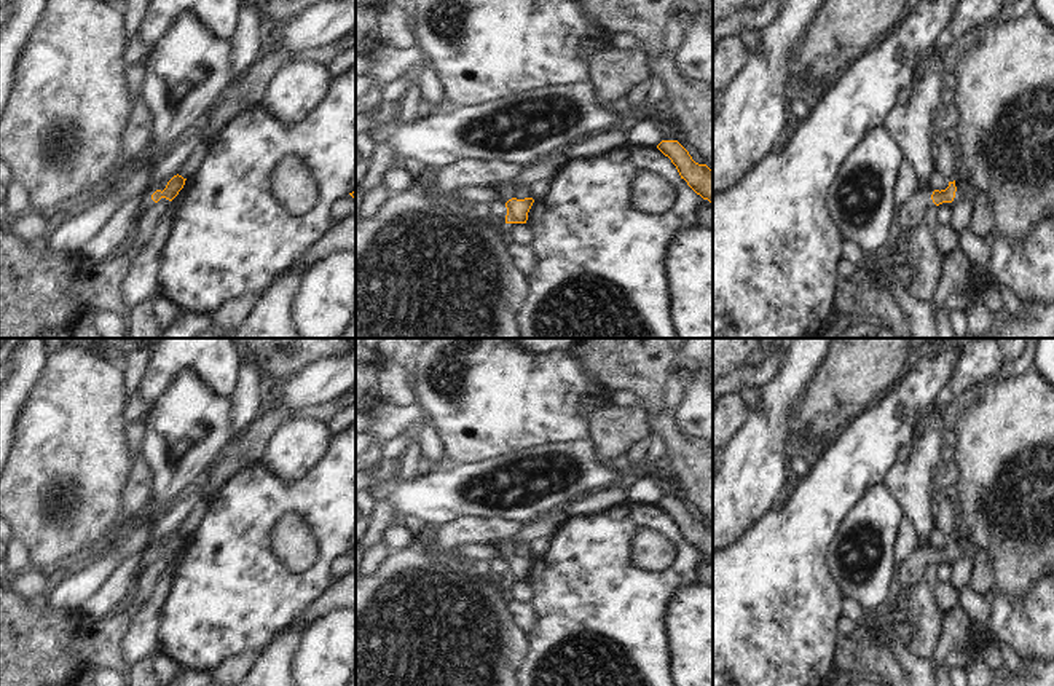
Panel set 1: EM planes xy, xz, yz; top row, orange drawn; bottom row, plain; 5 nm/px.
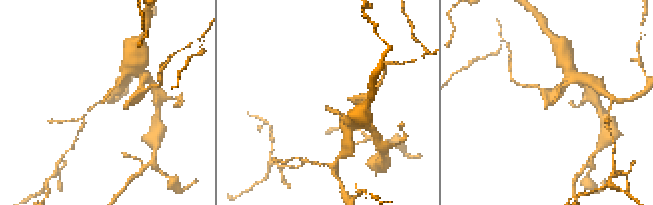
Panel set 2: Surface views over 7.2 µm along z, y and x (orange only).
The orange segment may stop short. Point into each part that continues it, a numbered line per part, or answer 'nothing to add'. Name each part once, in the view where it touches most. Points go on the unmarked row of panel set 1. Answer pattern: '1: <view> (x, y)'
1: yz (911, 570).

